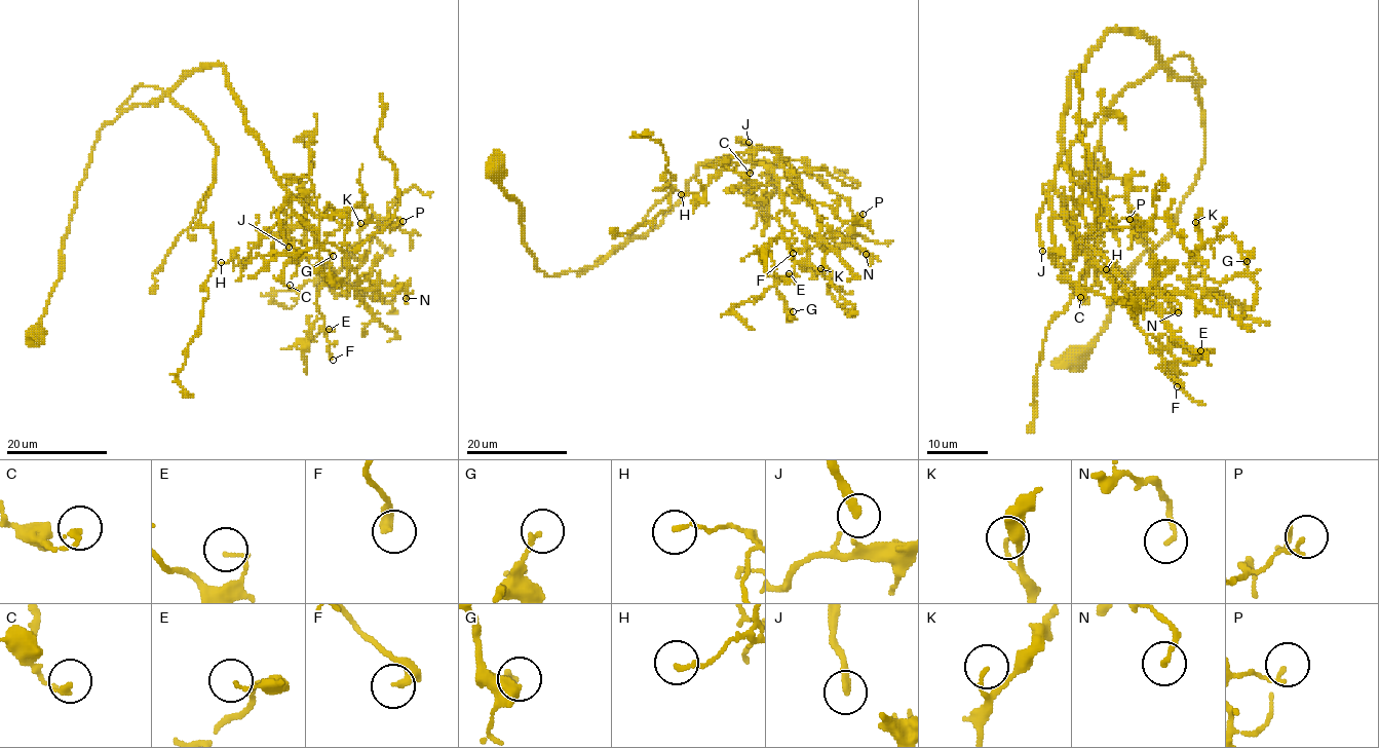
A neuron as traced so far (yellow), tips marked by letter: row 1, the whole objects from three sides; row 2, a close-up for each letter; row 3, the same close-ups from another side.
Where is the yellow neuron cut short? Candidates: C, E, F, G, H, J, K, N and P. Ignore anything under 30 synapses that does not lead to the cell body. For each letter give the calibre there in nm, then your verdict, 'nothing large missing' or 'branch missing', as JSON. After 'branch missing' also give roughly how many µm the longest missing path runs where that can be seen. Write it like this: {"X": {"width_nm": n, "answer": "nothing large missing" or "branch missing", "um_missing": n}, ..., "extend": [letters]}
{"C": {"width_nm": 190, "answer": "nothing large missing"}, "E": {"width_nm": 100, "answer": "nothing large missing"}, "F": {"width_nm": 360, "answer": "nothing large missing"}, "G": {"width_nm": 170, "answer": "nothing large missing"}, "H": {"width_nm": 130, "answer": "nothing large missing"}, "J": {"width_nm": 240, "answer": "branch missing", "um_missing": 60}, "K": {"width_nm": 120, "answer": "nothing large missing"}, "N": {"width_nm": 150, "answer": "nothing large missing"}, "P": {"width_nm": 140, "answer": "nothing large missing"}, "extend": ["J"]}

